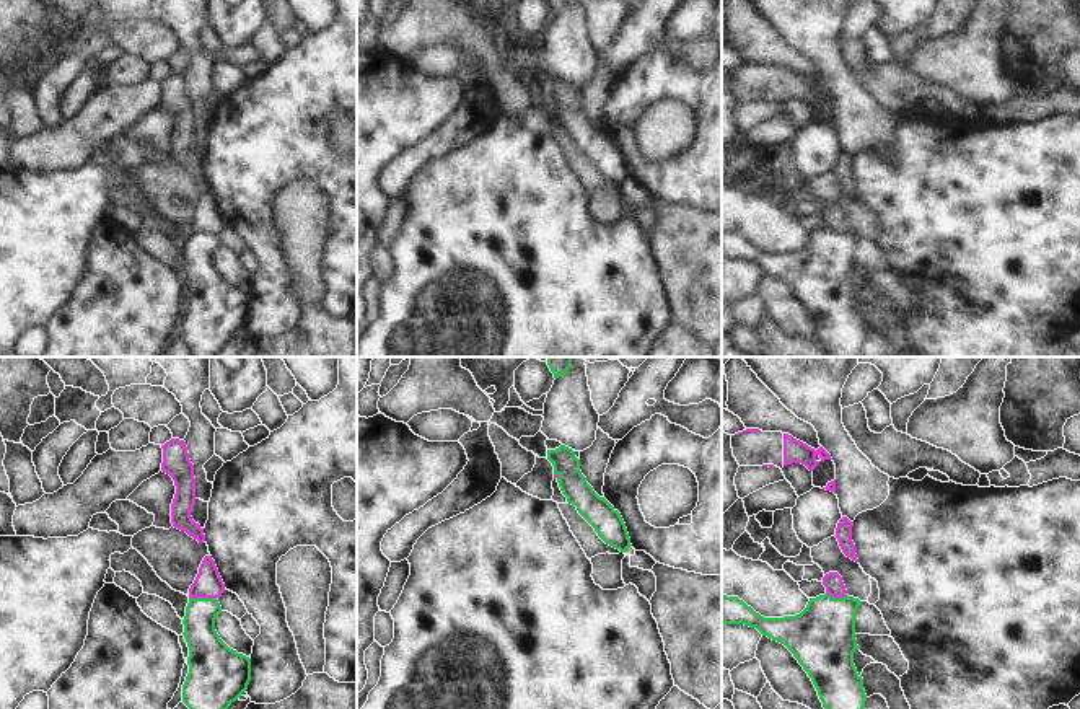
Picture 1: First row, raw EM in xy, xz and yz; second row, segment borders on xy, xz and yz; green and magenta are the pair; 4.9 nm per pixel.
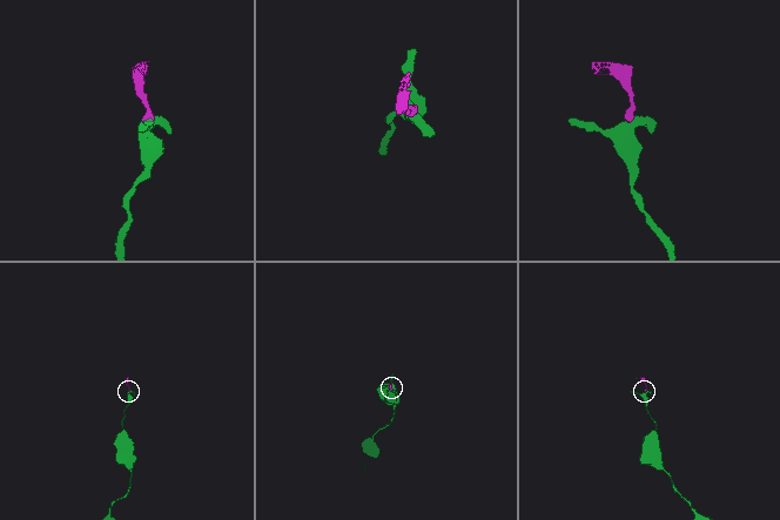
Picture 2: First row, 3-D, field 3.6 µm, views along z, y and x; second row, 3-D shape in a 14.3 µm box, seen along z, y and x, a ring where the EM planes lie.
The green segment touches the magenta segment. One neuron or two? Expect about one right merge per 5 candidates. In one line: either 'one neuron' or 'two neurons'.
two neurons

